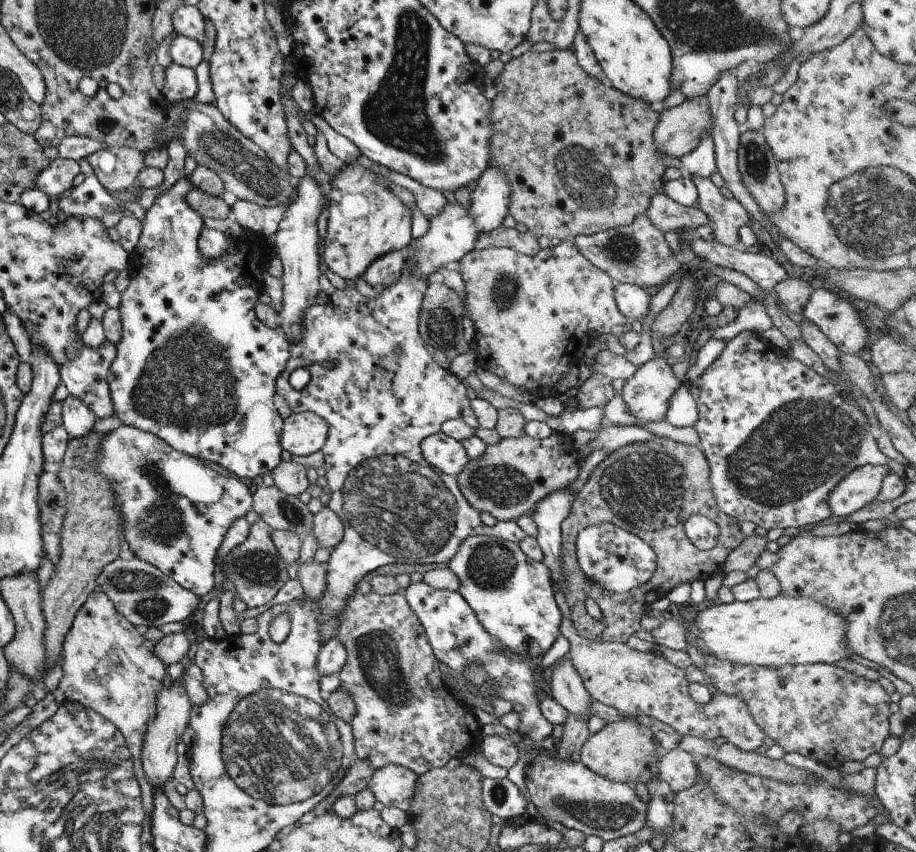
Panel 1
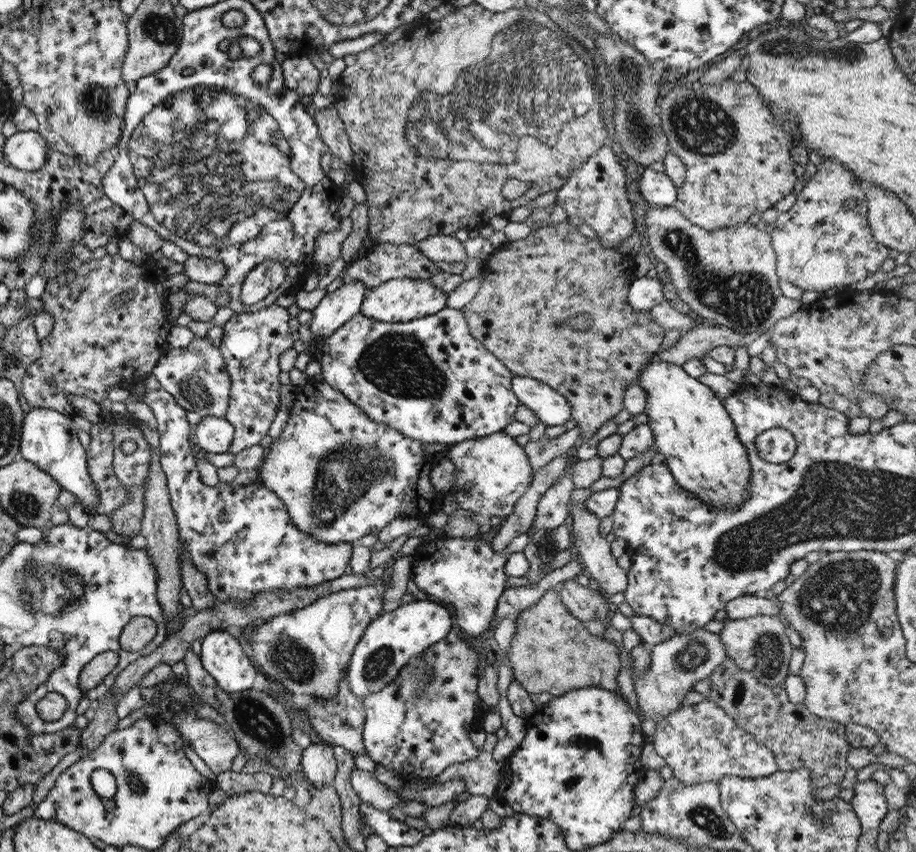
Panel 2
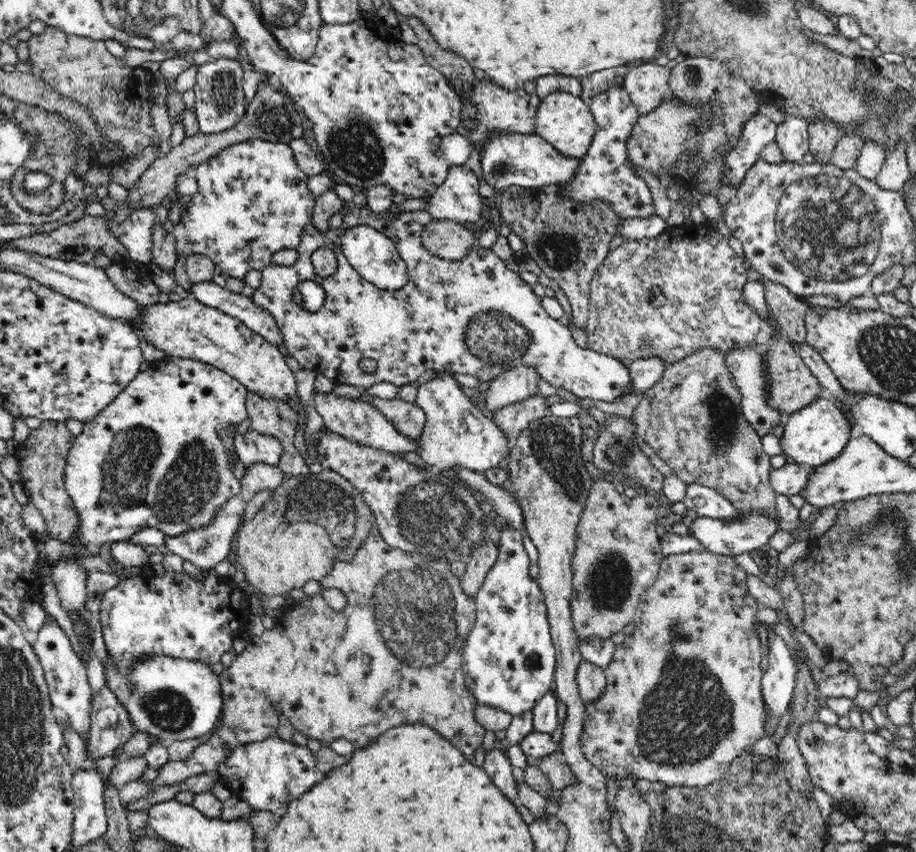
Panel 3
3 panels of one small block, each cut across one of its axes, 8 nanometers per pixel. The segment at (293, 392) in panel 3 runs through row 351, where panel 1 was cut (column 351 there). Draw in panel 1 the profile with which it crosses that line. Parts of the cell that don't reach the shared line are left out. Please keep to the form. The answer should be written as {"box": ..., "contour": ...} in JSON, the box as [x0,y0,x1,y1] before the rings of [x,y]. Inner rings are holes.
{"box":[320,162,411,280],"contour":[[[359,162],[344,165],[339,174],[330,179],[327,234],[321,241],[320,260],[323,268],[343,280],[357,280],[373,260],[385,256],[387,252],[406,251],[407,244],[411,242],[411,211],[393,192],[389,192],[385,181],[385,178],[373,174],[372,166],[365,168]]]}

